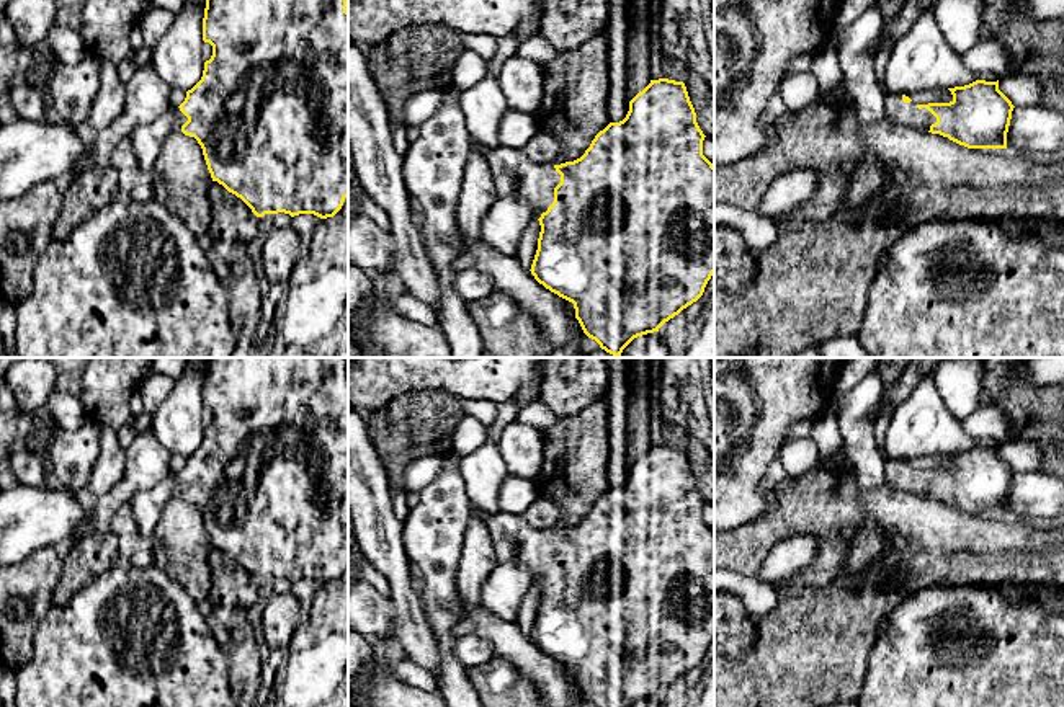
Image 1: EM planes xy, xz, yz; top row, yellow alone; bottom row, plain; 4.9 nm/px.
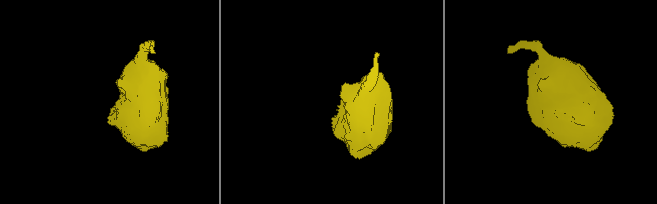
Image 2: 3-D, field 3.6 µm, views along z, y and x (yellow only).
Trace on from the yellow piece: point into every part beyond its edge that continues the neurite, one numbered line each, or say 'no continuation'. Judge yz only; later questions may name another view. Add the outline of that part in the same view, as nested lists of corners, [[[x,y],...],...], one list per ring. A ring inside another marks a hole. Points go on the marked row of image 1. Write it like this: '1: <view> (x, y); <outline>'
1: yz (898, 111); [[[887,95],[884,106],[886,116],[896,124],[928,132],[930,126],[937,122],[937,118],[927,108],[919,109],[914,101],[904,103],[902,95]]]

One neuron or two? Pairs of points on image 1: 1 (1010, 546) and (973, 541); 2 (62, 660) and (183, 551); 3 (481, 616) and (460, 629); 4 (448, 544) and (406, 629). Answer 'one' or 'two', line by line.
1: one
2: two
3: two
4: two

